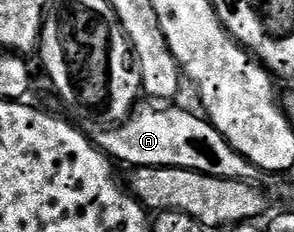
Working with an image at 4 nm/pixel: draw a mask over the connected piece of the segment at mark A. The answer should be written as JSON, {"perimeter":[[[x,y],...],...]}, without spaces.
{"perimeter":[[[152,101],[141,102],[124,122],[101,130],[104,132],[98,137],[95,136],[94,142],[109,159],[117,164],[128,163],[129,168],[177,167],[194,169],[198,173],[223,179],[256,181],[259,180],[258,177],[261,178],[260,168],[255,167],[250,160],[242,157],[242,153],[233,149],[226,137],[222,137],[222,133],[218,133],[216,126],[208,122],[207,118],[172,106],[176,105],[164,106]]]}

